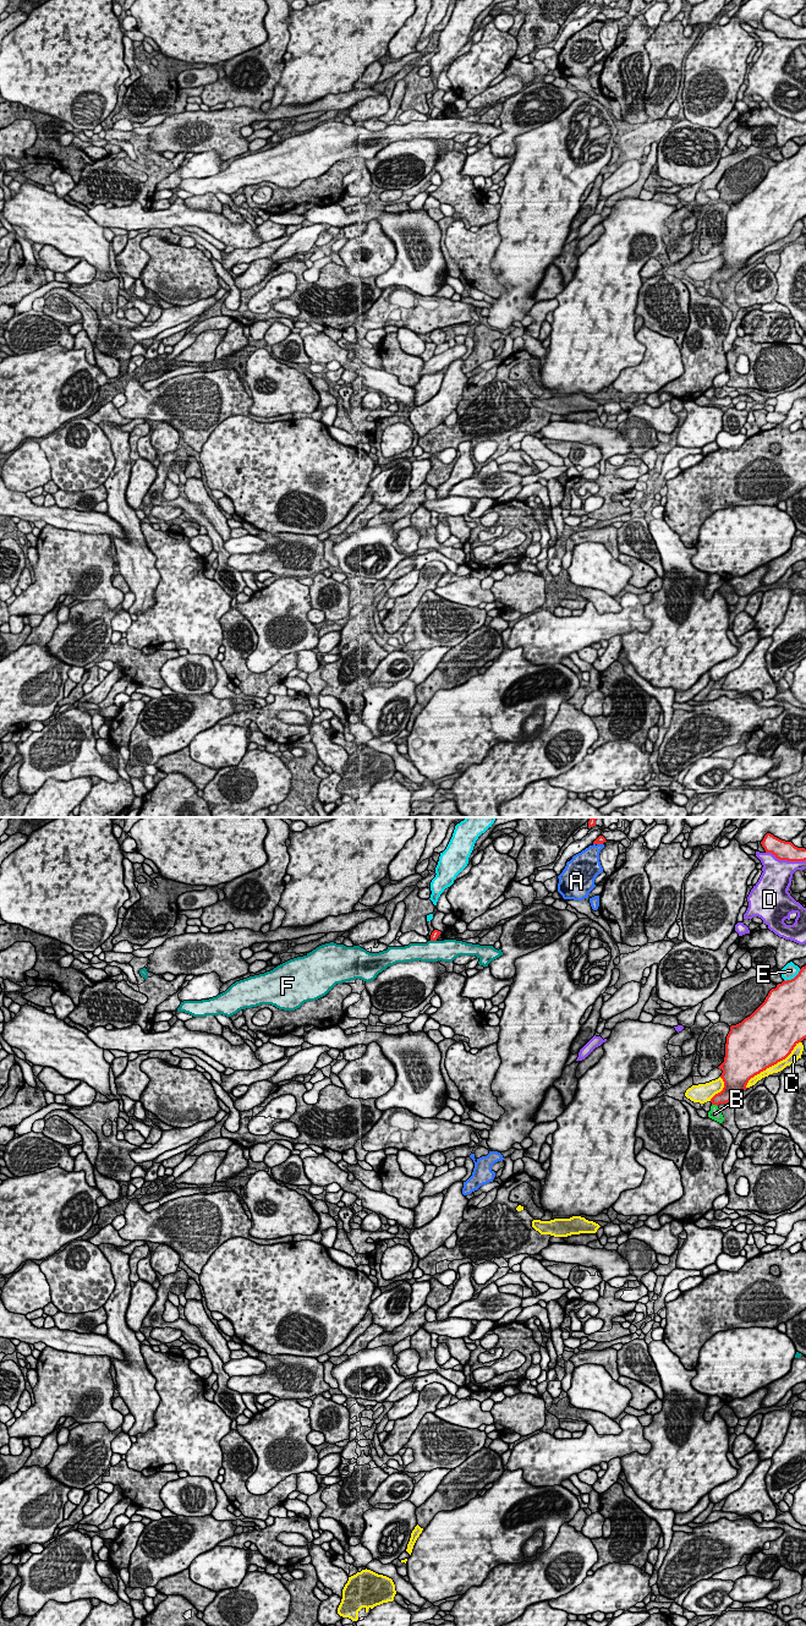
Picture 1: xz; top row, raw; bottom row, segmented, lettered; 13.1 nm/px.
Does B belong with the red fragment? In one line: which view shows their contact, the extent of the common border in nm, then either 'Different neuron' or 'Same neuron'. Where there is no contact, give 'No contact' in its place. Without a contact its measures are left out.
Touches red in xz. Shared border 90 nm. Same neuron

